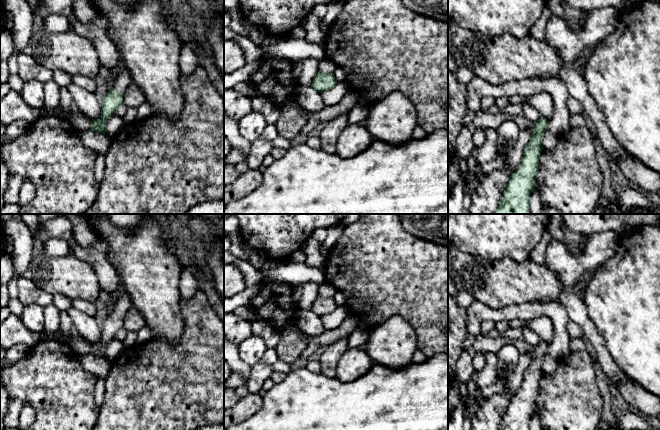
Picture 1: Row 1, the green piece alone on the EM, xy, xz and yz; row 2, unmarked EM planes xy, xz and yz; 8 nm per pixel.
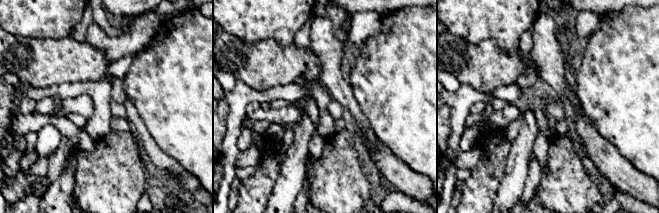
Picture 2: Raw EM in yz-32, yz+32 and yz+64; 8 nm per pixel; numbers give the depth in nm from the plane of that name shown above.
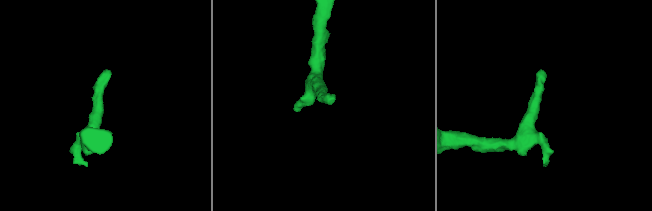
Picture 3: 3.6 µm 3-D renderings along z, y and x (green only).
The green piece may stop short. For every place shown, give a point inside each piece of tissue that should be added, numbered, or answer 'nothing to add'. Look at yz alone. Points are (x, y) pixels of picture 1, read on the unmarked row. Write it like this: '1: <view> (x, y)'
nothing to add

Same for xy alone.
1: xy (123, 303)

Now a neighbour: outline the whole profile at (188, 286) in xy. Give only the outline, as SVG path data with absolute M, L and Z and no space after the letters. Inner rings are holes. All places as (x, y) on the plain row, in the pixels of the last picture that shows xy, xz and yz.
M182 268L179 291L182 299L191 298L199 290L198 282L190 268Z

